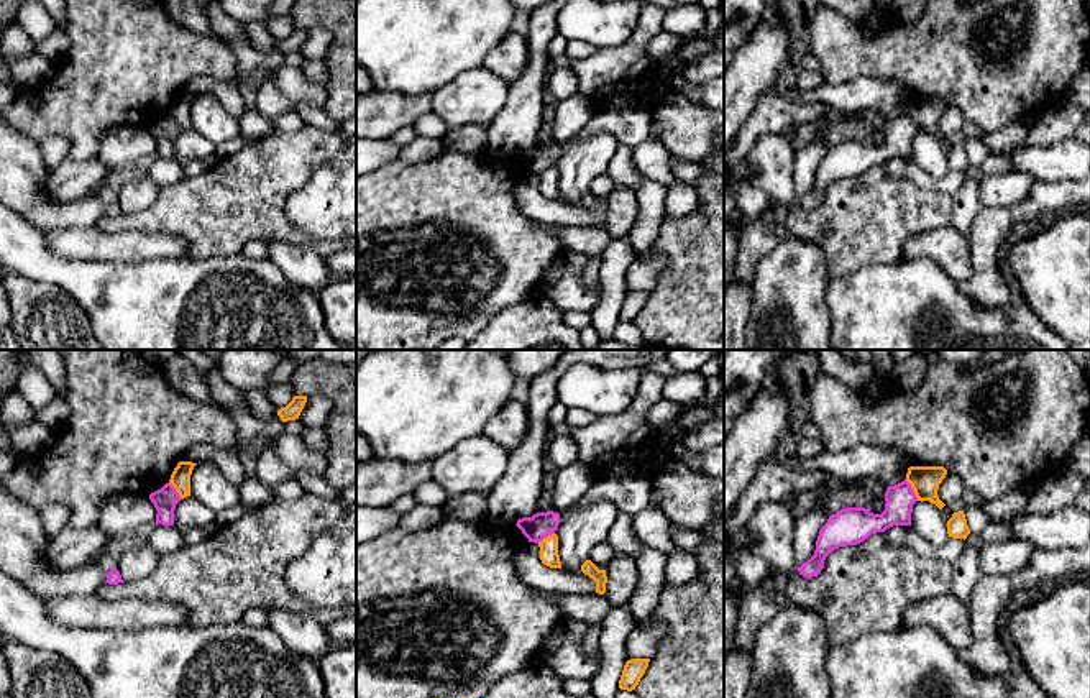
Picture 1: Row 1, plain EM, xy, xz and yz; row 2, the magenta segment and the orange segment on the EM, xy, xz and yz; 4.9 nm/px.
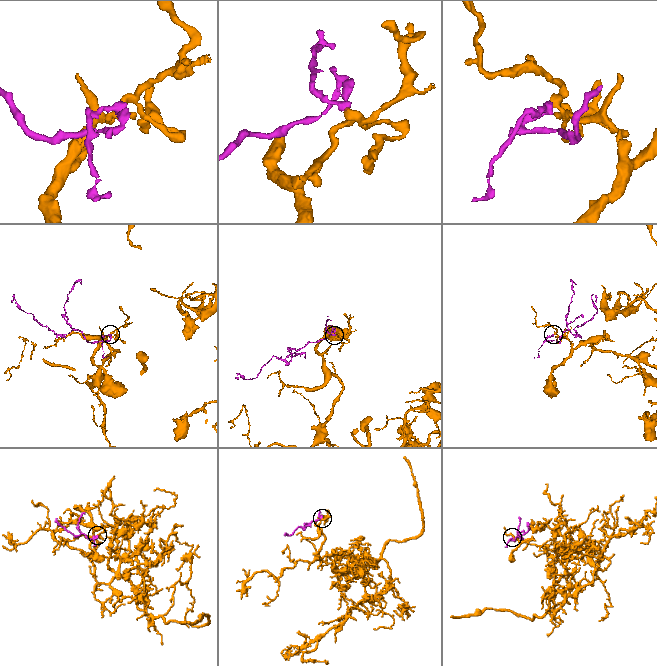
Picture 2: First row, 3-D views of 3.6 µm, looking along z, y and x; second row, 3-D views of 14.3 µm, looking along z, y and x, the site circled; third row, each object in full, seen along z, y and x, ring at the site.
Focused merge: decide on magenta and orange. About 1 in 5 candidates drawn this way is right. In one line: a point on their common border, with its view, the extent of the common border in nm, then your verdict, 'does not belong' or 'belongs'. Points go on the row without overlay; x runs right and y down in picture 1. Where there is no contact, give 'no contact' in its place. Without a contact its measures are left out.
yz (911, 122) | 120 nm | does not belong

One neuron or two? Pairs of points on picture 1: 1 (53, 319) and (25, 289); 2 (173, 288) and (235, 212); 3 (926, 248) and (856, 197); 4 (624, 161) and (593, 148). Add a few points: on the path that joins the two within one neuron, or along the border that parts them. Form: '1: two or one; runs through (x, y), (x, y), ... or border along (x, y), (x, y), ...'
1: one; runs through (46, 312), (30, 296)
2: two; border along (233, 253), (207, 258), (187, 257)
3: two; border along (948, 224), (911, 235), (903, 245), (902, 257)
4: two; border along (618, 145), (606, 171)

